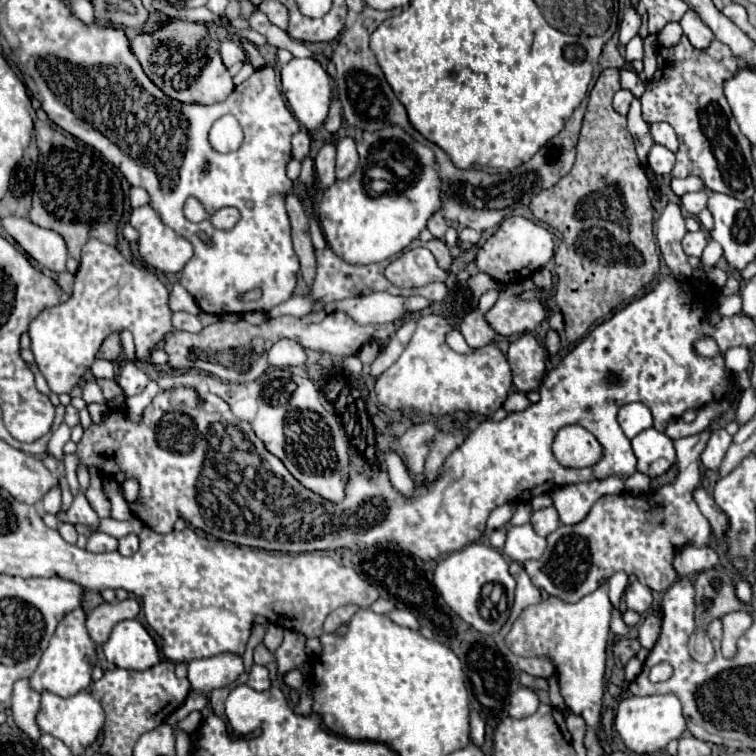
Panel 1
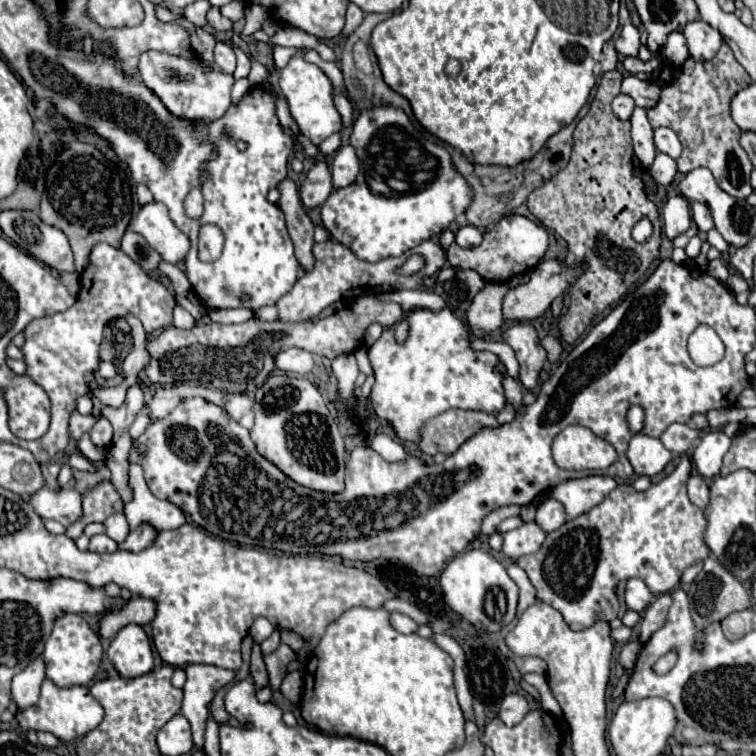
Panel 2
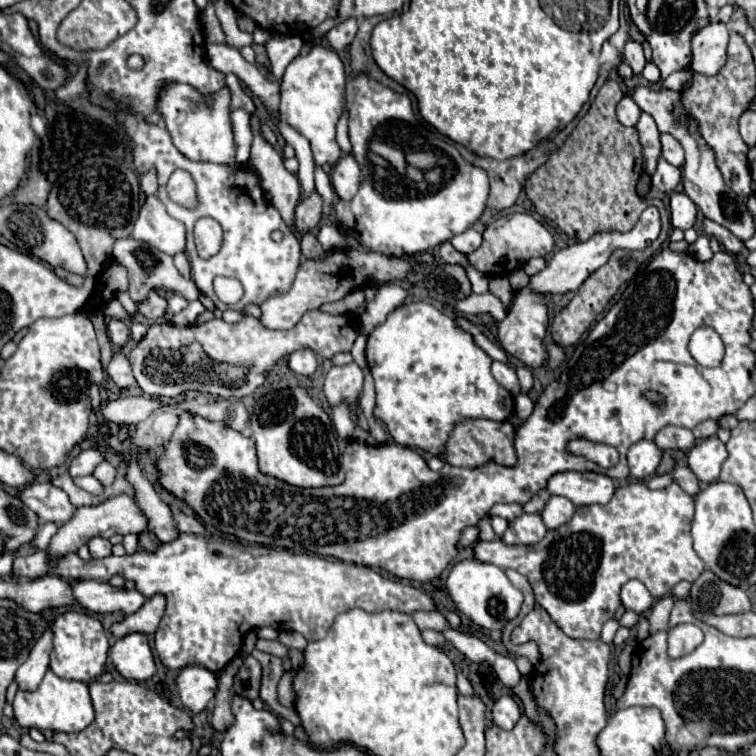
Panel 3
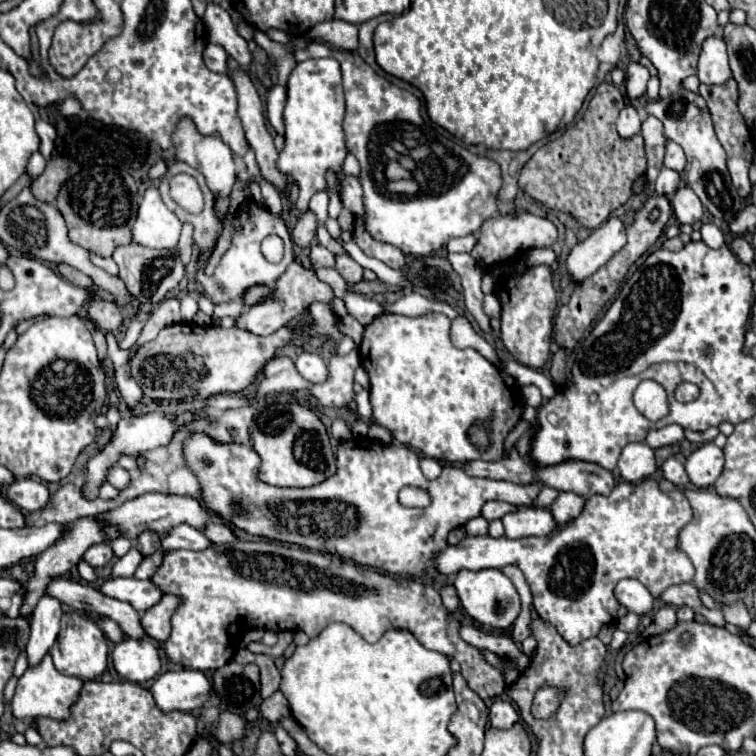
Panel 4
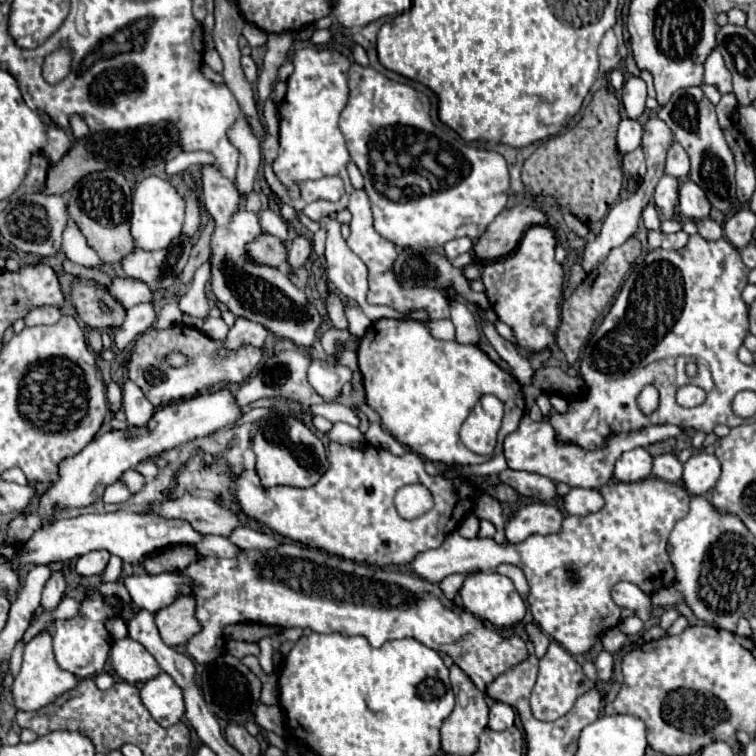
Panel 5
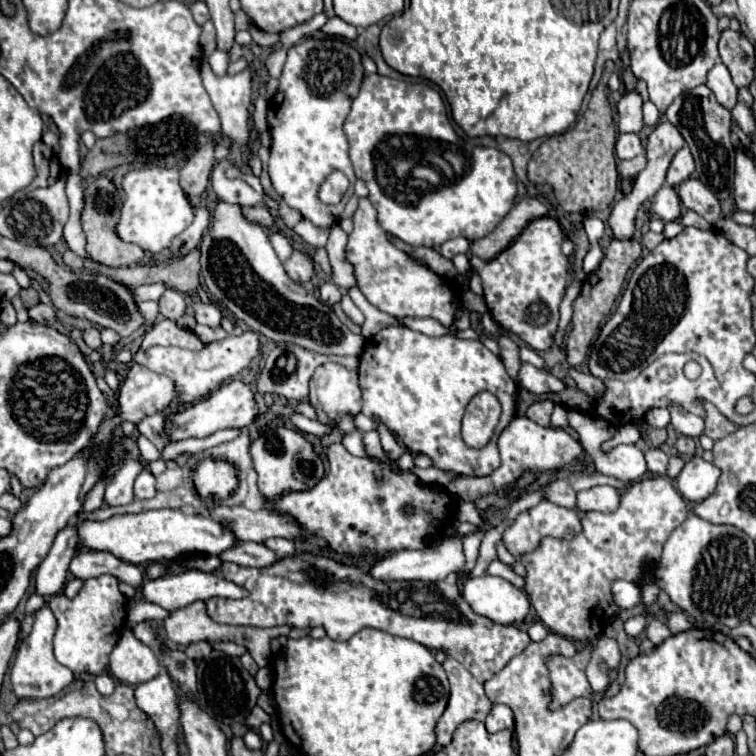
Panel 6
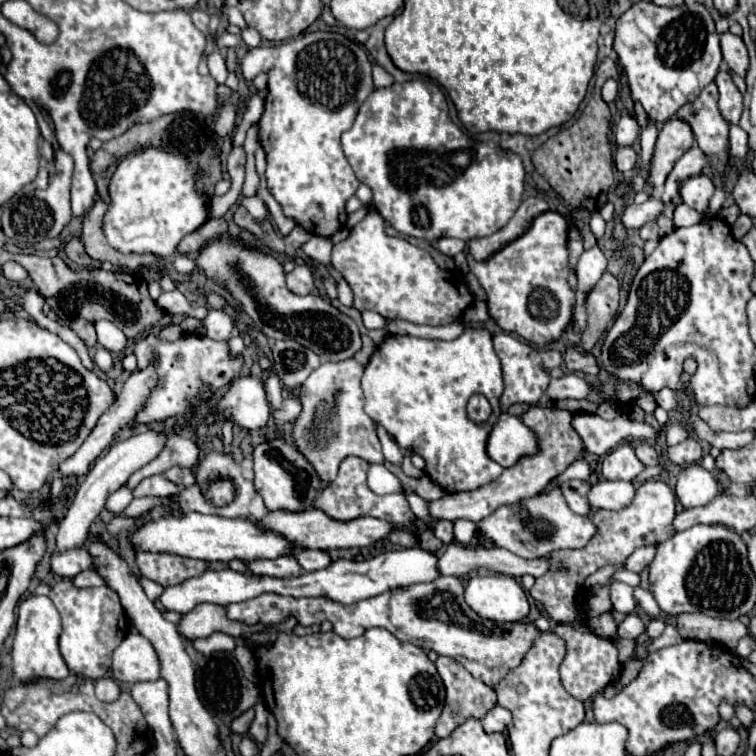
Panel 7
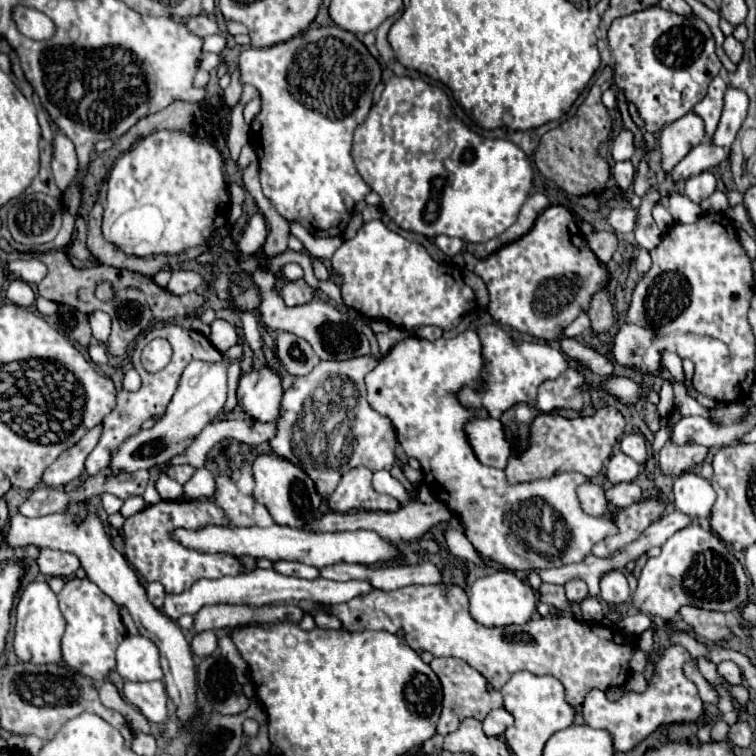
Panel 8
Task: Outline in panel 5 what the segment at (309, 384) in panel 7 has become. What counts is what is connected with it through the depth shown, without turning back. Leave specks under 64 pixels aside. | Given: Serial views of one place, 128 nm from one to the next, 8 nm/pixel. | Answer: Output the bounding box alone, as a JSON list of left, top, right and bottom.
[308,360,352,402]

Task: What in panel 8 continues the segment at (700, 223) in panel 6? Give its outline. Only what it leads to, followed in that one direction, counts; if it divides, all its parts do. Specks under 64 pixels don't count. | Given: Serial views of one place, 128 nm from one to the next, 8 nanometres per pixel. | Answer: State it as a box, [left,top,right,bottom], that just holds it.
[668,194,702,224]

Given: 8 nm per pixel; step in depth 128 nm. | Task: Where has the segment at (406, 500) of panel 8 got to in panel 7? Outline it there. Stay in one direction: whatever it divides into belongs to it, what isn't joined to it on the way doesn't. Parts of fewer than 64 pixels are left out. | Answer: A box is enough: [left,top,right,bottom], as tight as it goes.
[368,464,436,529]

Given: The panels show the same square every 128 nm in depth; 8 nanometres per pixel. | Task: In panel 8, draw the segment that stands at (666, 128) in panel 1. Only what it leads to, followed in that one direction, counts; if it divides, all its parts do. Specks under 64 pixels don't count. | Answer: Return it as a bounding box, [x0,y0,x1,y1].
[652,144,730,232]

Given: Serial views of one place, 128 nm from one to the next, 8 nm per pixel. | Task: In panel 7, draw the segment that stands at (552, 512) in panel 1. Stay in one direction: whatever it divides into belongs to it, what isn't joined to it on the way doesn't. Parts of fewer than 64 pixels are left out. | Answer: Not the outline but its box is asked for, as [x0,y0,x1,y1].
[588,482,634,510]

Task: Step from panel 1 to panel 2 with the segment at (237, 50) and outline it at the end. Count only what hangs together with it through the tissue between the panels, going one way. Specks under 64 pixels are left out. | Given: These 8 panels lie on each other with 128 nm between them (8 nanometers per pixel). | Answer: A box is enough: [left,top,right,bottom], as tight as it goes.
[214,42,236,74]

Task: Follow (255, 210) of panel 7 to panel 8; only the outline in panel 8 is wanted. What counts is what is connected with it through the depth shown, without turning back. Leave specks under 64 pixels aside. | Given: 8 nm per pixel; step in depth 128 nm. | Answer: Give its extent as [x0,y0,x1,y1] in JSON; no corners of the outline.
[240,212,268,254]

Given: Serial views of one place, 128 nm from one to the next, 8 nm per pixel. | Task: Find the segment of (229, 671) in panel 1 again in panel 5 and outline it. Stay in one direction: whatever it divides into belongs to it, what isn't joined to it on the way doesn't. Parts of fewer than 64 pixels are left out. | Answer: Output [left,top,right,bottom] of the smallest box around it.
[140,672,186,726]

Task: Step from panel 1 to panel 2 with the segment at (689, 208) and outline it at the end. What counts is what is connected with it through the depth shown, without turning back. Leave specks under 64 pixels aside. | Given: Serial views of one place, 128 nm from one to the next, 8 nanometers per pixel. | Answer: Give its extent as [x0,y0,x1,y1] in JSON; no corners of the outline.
[690,202,714,232]

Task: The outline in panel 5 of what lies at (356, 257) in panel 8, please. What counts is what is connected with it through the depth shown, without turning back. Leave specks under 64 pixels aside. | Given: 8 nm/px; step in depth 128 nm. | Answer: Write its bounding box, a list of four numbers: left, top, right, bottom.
[348,190,450,320]

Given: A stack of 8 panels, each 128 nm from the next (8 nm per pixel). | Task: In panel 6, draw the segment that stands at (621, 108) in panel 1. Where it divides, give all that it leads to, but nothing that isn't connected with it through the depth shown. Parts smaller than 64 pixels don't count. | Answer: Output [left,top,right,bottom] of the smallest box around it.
[616,134,644,160]

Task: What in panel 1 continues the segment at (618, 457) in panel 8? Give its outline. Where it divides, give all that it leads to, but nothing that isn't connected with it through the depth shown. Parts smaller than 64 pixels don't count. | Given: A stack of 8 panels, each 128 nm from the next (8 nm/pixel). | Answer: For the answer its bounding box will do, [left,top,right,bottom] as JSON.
[632,428,676,478]

